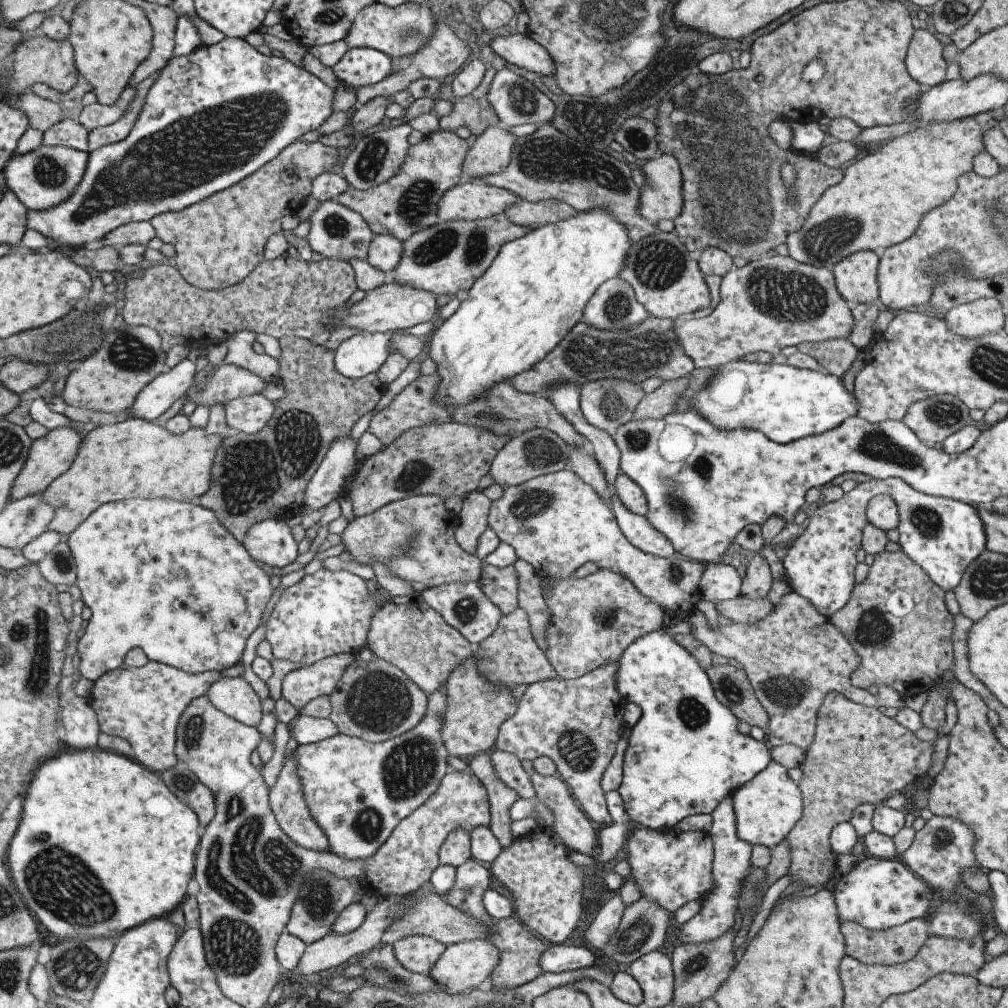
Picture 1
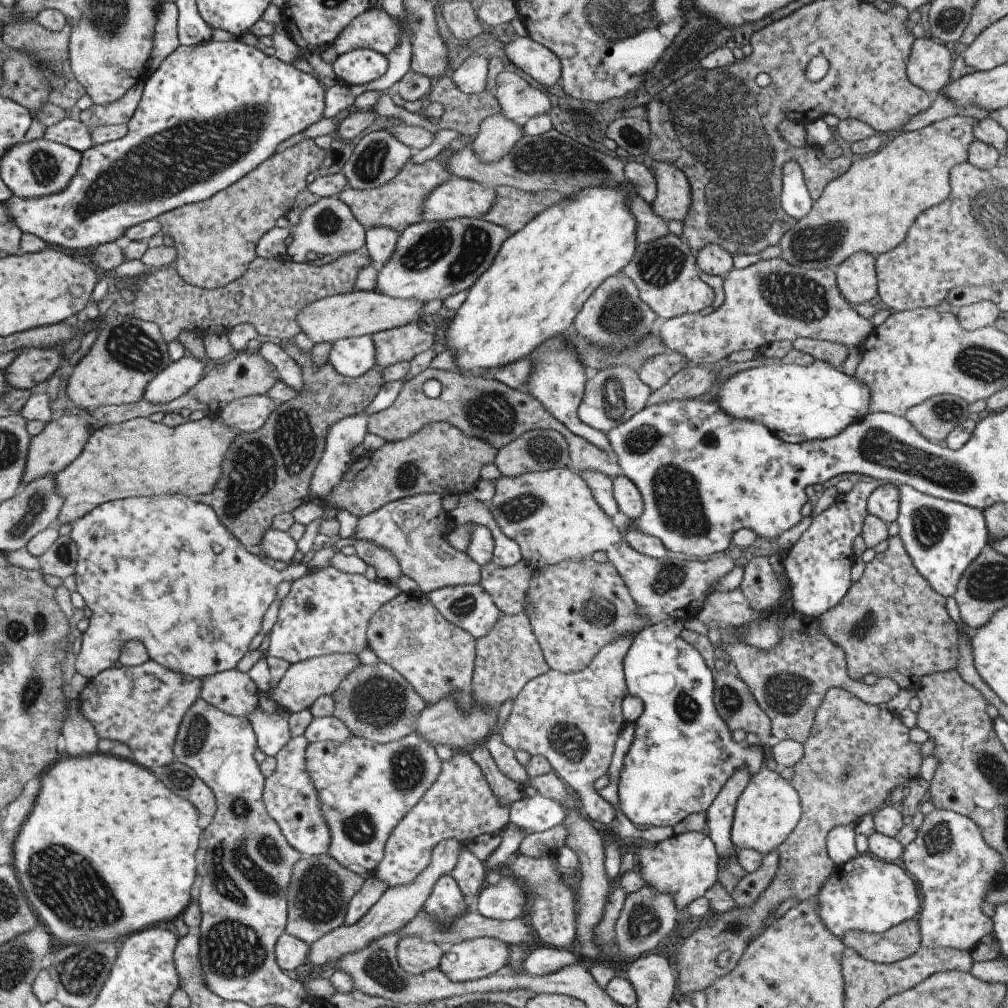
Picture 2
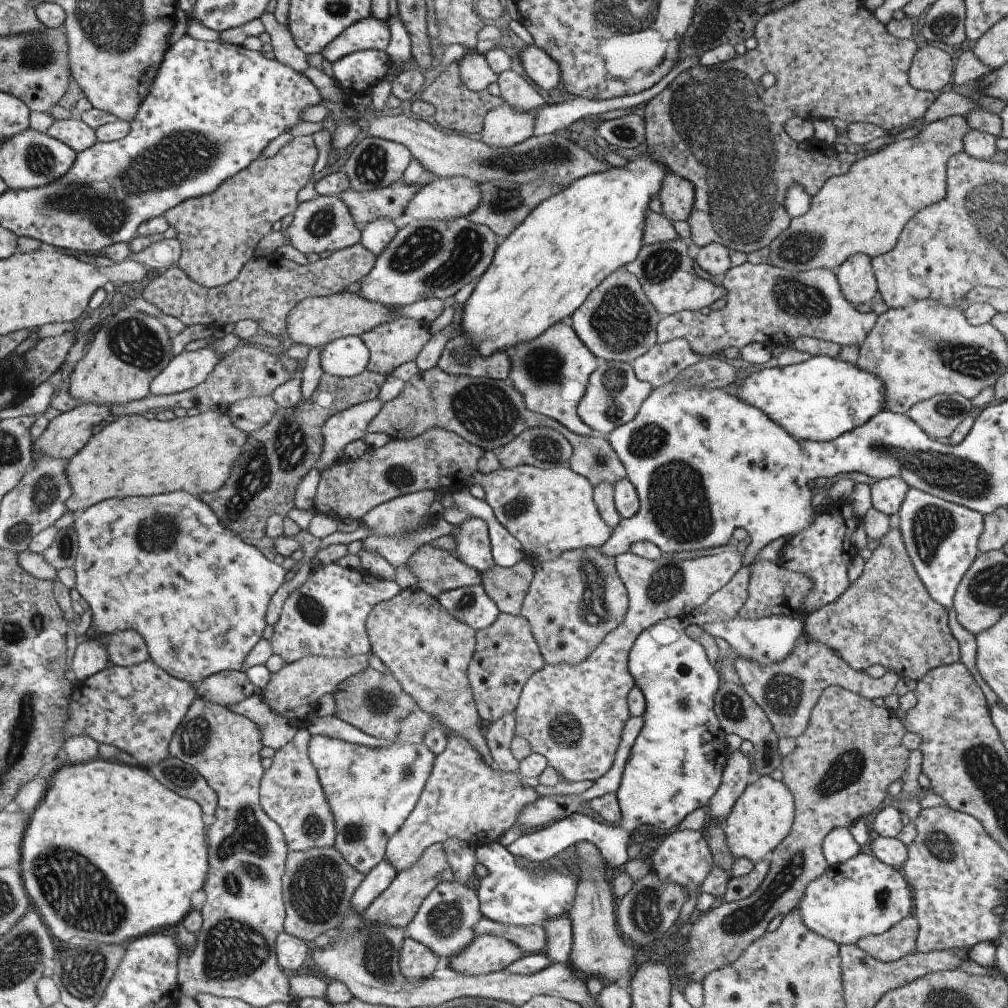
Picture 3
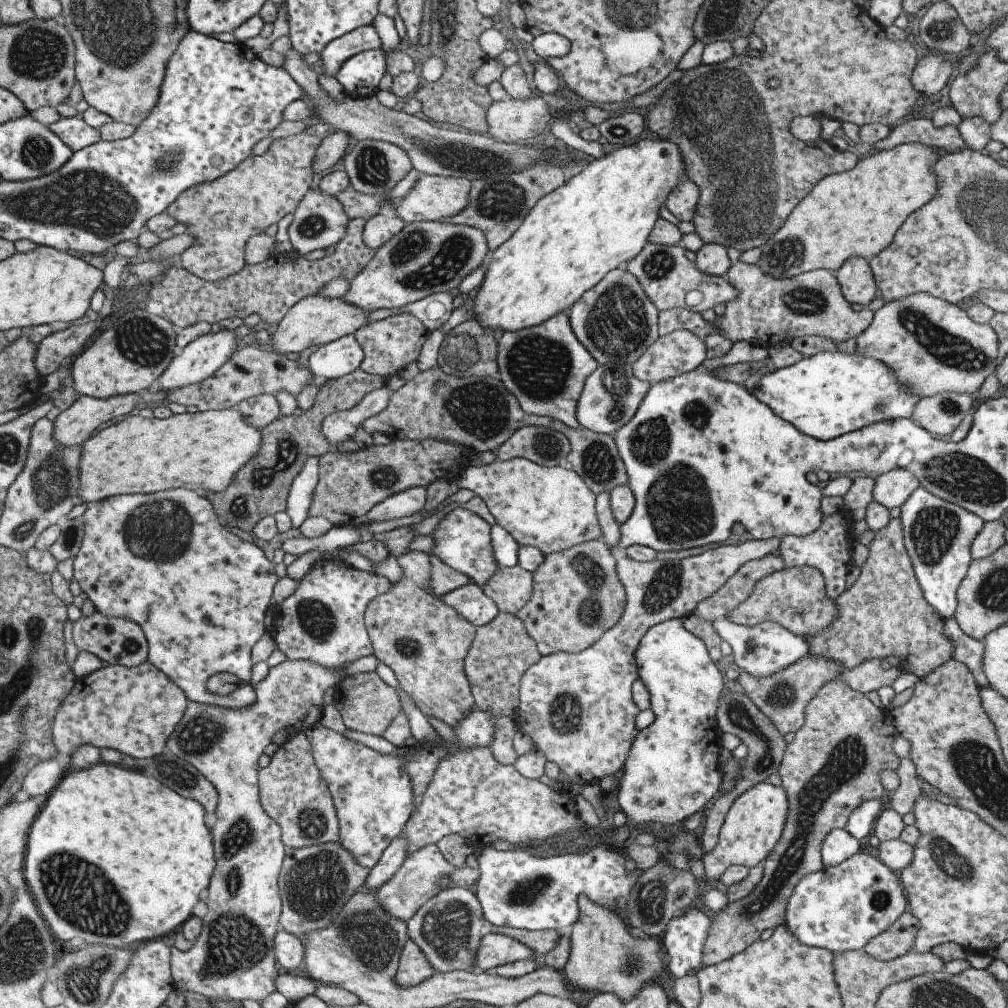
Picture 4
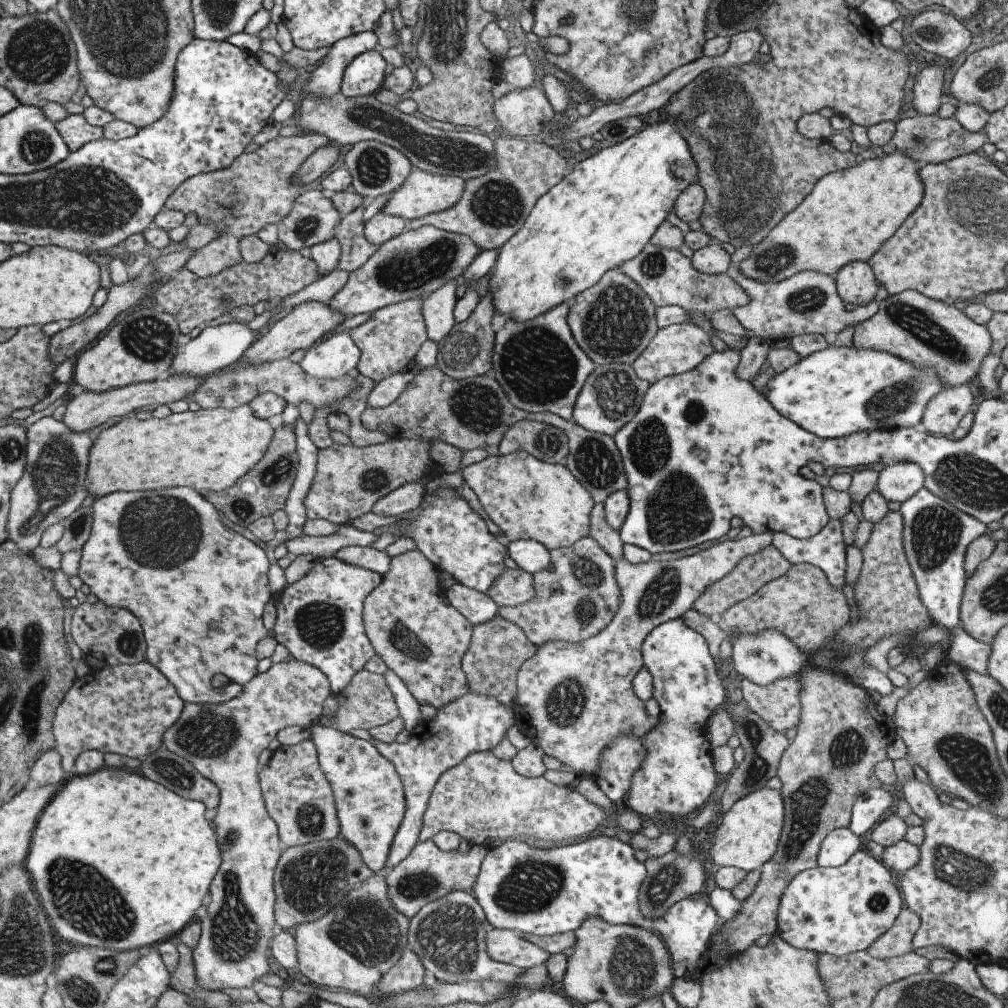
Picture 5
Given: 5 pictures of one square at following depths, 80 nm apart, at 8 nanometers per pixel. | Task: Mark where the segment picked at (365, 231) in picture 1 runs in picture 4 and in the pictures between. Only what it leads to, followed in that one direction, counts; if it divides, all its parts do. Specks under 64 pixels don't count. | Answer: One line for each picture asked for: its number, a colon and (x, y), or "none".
2: (326, 227)
3: (323, 225)
4: (319, 222)

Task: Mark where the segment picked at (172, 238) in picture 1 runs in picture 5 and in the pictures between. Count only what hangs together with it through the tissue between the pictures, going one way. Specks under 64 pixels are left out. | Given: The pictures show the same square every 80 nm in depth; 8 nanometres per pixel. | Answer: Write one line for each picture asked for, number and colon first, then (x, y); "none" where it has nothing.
2: (215, 239)
3: (217, 232)
4: (220, 216)
5: (254, 190)

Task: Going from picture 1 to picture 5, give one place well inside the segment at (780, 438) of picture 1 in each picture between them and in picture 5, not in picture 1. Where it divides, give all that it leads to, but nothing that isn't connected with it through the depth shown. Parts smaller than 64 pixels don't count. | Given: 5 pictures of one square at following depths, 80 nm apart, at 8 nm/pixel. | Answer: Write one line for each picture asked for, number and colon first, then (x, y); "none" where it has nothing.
2: (797, 403)
3: (819, 399)
4: (828, 394)
5: (834, 392)

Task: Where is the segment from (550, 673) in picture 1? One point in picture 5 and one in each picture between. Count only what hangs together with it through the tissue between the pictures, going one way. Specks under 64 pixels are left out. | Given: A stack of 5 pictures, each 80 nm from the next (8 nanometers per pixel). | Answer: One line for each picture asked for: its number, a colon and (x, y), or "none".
2: (507, 657)
3: (505, 654)
4: (501, 650)
5: (497, 648)

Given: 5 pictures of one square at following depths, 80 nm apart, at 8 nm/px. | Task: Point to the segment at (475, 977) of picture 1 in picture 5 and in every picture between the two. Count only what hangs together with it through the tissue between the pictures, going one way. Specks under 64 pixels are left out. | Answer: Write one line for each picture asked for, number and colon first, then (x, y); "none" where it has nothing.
2: (474, 958)
3: (487, 953)
4: (494, 949)
5: (501, 945)

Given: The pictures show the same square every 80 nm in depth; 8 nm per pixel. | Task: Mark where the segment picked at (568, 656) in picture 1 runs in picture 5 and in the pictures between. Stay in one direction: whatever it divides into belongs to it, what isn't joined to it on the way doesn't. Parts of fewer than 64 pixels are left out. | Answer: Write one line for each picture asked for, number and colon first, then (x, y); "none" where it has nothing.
2: (574, 608)
3: (573, 600)
4: (576, 596)
5: (575, 596)

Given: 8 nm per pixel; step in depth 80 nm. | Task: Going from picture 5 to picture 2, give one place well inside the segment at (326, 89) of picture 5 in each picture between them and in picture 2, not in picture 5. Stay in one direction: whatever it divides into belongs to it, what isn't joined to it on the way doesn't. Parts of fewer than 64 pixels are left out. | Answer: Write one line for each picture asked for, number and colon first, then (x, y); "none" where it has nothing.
2: (373, 29)
3: (367, 33)
4: (362, 38)

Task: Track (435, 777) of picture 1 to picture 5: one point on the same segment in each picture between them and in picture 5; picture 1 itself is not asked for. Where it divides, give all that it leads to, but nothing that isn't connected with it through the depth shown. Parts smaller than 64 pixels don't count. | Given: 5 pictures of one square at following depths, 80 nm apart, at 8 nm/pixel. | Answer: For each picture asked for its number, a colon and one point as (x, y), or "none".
2: (365, 789)
3: (370, 791)
4: (372, 795)
5: (368, 796)

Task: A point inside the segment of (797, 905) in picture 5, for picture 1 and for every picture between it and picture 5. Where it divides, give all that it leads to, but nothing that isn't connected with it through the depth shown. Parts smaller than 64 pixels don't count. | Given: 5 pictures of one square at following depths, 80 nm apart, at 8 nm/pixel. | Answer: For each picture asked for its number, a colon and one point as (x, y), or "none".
1: (878, 894)
2: (865, 894)
3: (862, 897)
4: (839, 908)

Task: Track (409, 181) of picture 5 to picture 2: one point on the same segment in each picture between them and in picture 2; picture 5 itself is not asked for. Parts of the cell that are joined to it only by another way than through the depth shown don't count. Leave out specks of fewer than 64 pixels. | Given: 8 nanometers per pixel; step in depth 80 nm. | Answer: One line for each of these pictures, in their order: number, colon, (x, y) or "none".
2: (458, 197)
3: (440, 198)
4: (432, 198)

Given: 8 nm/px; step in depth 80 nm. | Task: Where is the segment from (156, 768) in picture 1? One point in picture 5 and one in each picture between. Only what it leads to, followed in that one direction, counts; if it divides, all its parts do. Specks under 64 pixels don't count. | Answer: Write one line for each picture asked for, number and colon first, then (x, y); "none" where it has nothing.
2: (141, 706)
3: (136, 709)
4: (133, 710)
5: (125, 709)

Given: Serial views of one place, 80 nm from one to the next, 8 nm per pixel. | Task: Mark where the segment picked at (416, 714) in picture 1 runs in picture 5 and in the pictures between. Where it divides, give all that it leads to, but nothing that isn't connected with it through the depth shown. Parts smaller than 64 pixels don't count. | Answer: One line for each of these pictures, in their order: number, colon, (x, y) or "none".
2: (374, 702)
3: (374, 703)
4: (365, 703)
5: (366, 702)

